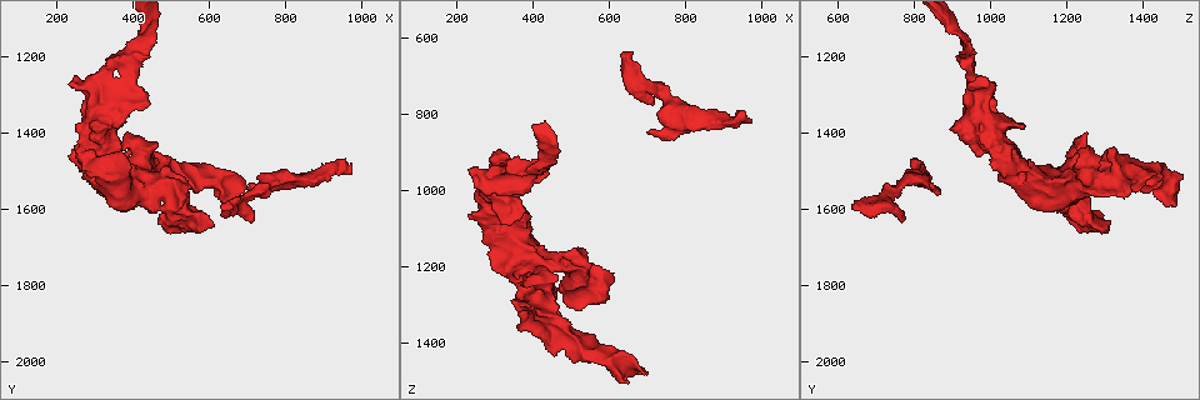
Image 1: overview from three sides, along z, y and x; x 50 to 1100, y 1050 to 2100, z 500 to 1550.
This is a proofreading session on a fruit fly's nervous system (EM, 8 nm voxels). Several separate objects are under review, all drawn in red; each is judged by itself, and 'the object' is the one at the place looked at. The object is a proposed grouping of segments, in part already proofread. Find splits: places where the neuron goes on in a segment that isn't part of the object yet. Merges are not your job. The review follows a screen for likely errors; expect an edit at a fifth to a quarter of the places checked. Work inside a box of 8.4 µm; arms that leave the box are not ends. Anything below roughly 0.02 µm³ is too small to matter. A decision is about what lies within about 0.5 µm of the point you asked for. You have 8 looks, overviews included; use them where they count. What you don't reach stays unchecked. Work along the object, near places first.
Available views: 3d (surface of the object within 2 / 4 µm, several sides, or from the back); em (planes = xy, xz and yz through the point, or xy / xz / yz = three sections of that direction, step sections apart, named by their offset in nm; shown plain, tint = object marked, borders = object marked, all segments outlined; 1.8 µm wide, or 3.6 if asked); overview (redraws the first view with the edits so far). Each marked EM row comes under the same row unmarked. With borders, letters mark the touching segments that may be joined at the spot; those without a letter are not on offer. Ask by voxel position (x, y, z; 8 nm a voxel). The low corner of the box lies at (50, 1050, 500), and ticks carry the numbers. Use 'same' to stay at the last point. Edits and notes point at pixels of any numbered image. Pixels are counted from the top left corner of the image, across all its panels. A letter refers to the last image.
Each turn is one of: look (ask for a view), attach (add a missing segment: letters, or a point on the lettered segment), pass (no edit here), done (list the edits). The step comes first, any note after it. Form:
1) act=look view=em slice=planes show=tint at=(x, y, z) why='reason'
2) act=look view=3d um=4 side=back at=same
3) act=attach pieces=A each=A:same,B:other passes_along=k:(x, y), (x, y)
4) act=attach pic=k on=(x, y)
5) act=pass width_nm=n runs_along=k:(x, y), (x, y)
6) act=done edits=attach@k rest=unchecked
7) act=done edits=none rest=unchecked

act=look view=em slice=planes show=borders at=(405, 1205, 945) why='touches itself'

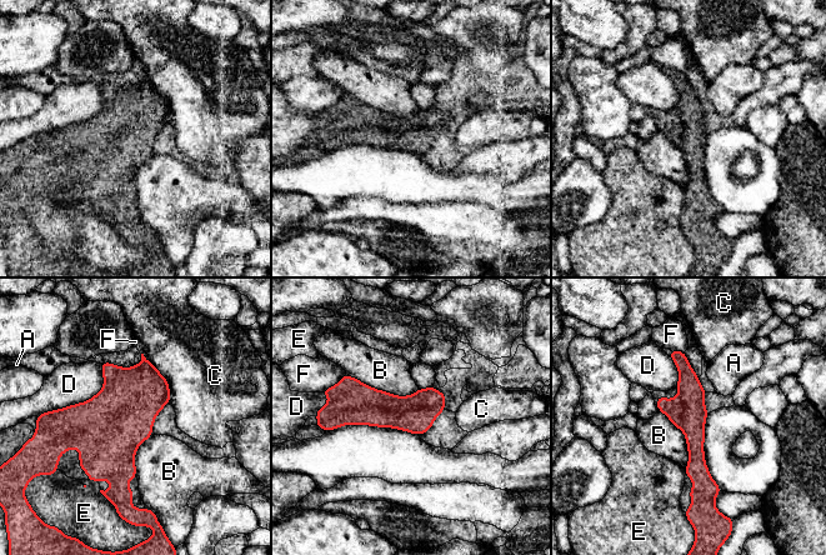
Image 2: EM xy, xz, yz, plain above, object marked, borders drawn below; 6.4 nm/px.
act=pass each=A:other,B:other,C:other,D:other,E:other,F:other found='no lettered segment goes on from it'

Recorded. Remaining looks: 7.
act=look view=em slice=planes show=borders at=(630, 1585, 645) why='branch stops here'

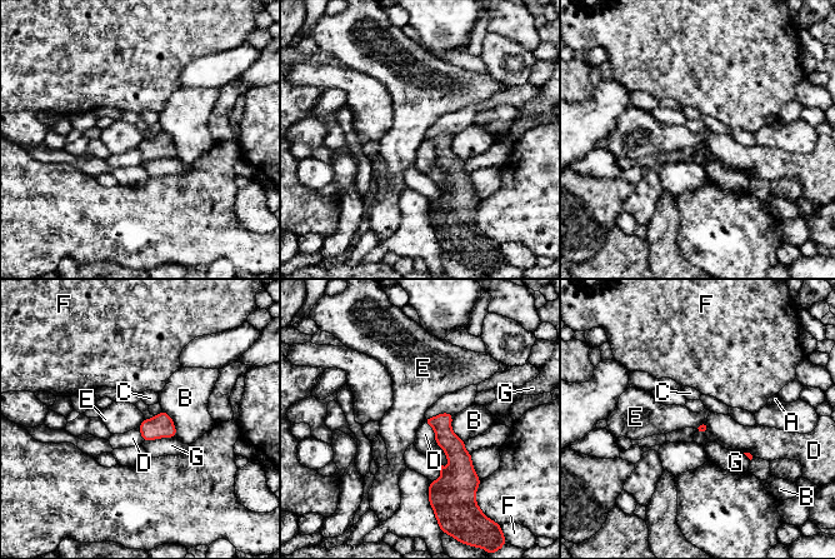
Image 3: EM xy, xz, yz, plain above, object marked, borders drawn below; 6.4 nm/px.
act=pass each=A:other,B:other,C:other,D:other,E:other,F:other,G:other runs_along=3:(446, 415), (454, 473), (434, 493) found='none of them fits'

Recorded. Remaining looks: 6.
act=look view=3d um=4 at=(655, 1560, 1465) why='thick turns thin'

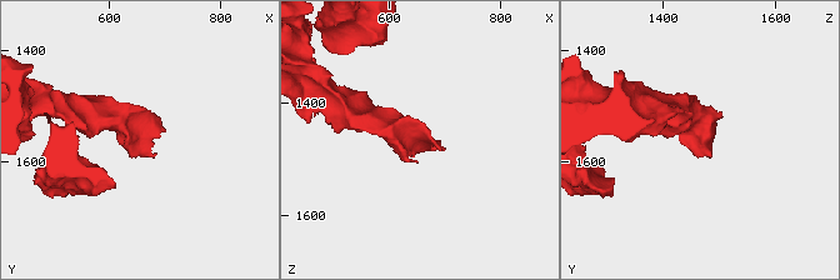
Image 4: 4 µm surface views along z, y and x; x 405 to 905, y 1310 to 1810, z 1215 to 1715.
act=look view=em slice=planes show=borders at=(650, 1555, 1465) why='need the tissue'

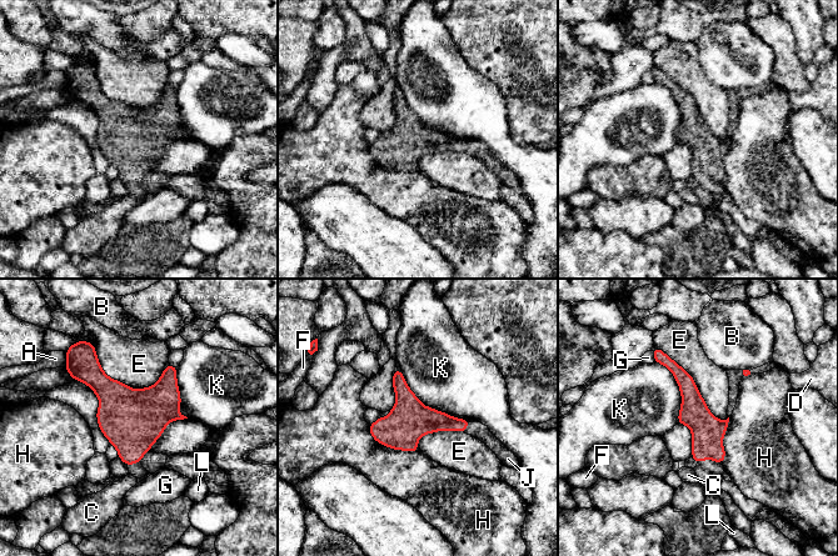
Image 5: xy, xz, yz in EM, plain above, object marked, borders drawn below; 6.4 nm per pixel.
act=attach pieces=J width_nm=200 each=A:other,B:other,C:other,D:other,E:other,F:other,G:other,H:other,J:same,K:other,L:other passes_along=5:(430, 420), (468, 425), (475, 429) found='the neuron continues'

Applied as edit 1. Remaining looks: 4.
act=done edits=attach@5 rest=unchecked

